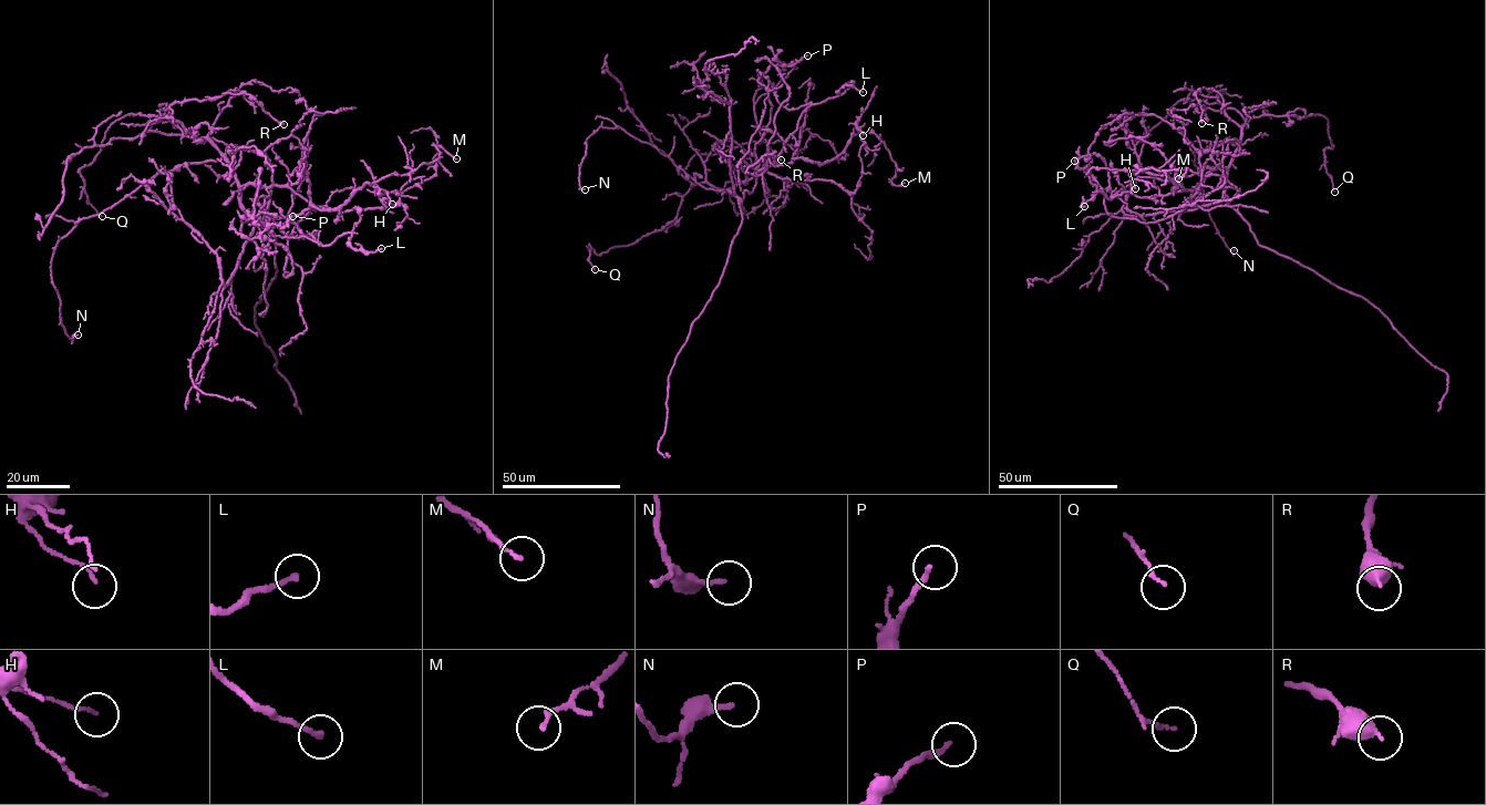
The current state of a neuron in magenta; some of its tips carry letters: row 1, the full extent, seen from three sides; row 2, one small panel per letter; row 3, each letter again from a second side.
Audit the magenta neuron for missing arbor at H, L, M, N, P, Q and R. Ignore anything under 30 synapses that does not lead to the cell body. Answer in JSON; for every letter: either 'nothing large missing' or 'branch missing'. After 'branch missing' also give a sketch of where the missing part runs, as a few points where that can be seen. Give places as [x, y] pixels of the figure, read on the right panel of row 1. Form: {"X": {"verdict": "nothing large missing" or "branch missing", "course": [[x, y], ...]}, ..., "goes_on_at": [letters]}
{"H": {"verdict": "nothing large missing"}, "L": {"verdict": "nothing large missing"}, "M": {"verdict": "nothing large missing"}, "N": {"verdict": "nothing large missing"}, "P": {"verdict": "nothing large missing"}, "Q": {"verdict": "nothing large missing"}, "R": {"verdict": "nothing large missing"}, "goes_on_at": []}

